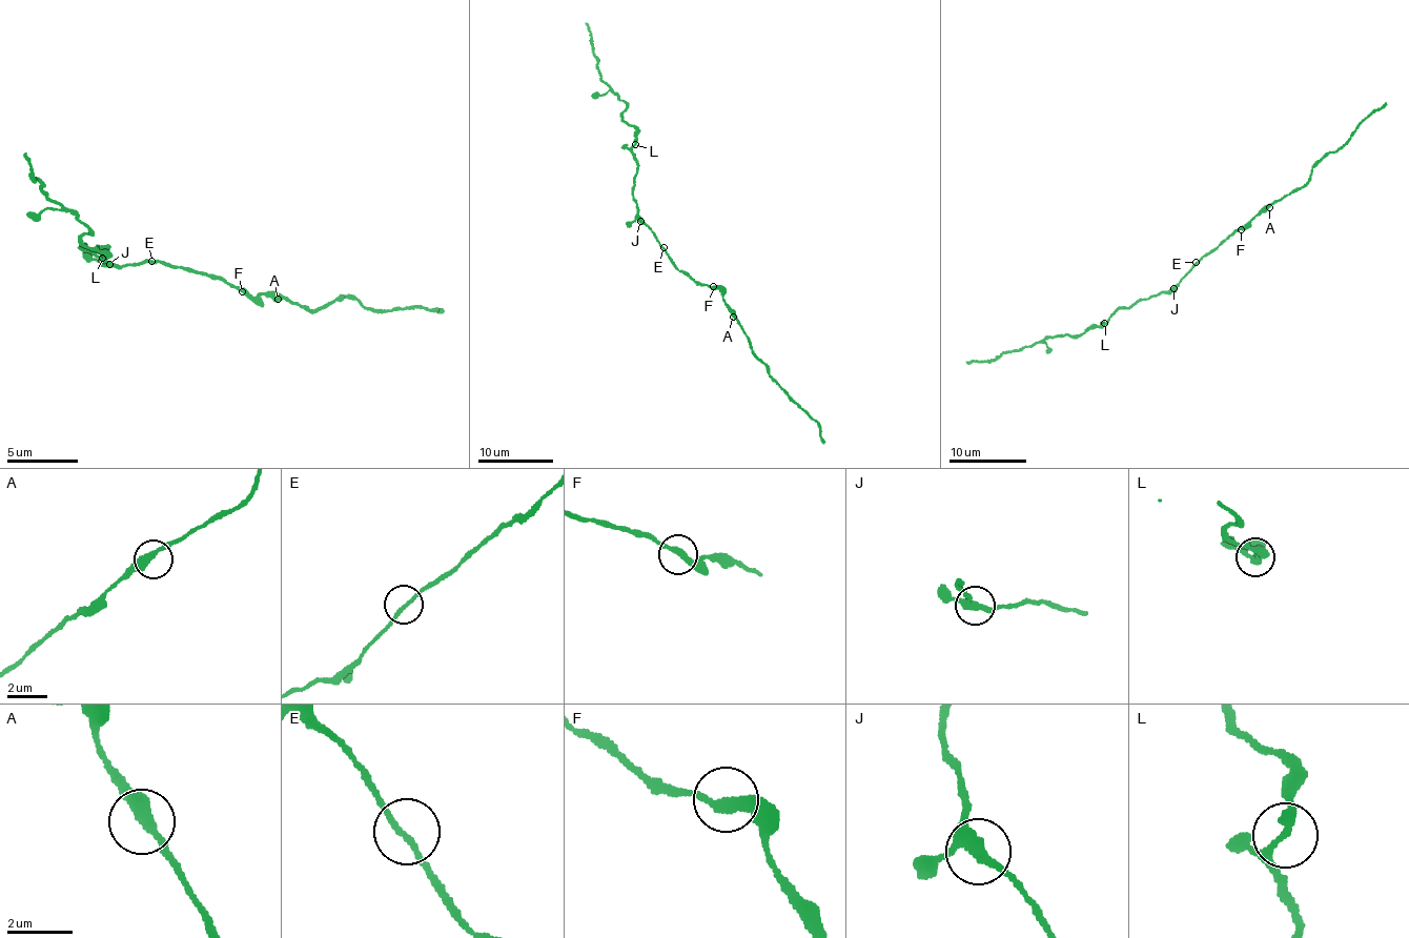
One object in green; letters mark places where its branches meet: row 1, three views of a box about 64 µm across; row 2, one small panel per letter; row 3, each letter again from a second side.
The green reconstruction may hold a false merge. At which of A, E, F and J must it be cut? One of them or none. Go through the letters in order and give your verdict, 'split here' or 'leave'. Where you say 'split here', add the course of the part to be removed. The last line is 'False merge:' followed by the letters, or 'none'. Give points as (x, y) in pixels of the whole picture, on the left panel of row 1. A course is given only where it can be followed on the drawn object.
A: leave
E: leave
F: leave
J: leave
False merge: none

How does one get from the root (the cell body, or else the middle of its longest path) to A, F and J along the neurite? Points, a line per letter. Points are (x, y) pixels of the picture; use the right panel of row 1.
A: (1196, 263), (1237, 228), (1247, 226), (1269, 207)
F: (1196, 263), (1237, 228), (1241, 229)
J: (1196, 263), (1172, 288)

